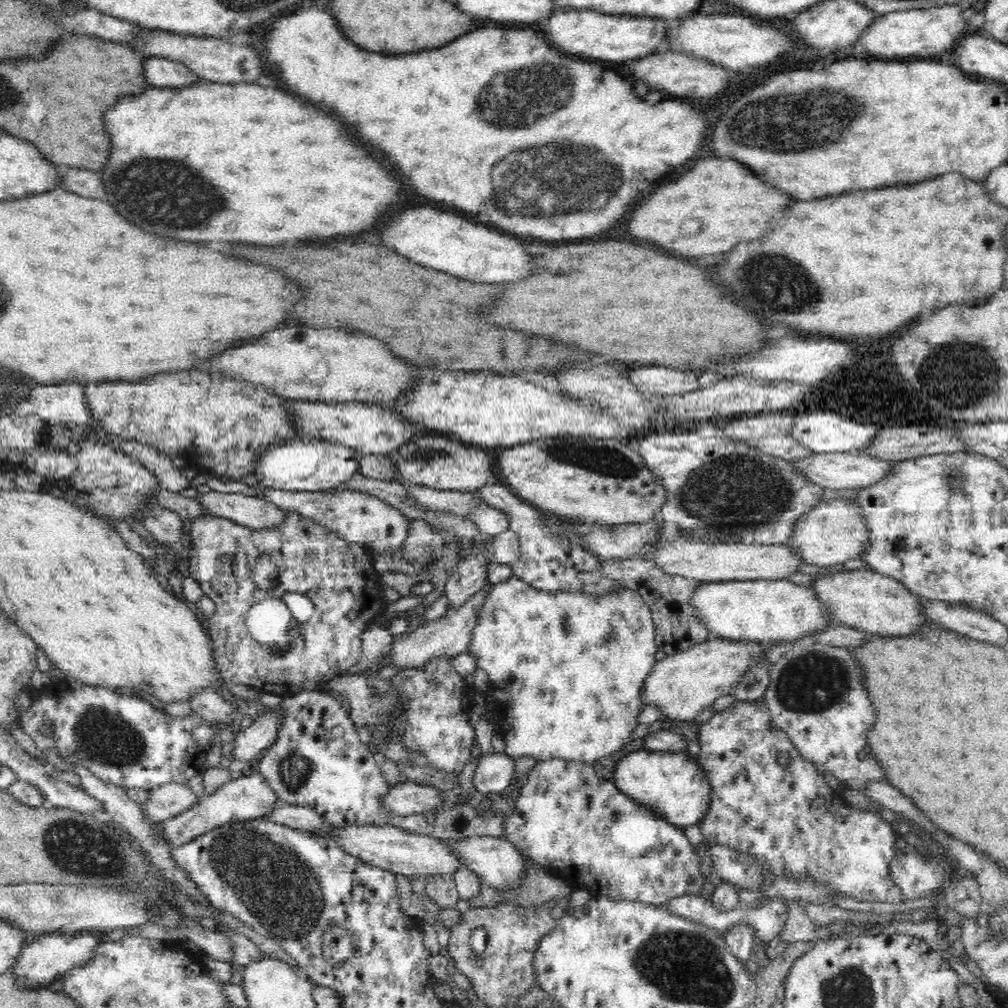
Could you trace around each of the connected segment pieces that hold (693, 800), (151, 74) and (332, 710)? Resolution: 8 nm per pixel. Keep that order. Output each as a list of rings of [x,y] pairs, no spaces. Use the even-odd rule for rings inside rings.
[[[641,749],[618,760],[610,779],[621,792],[678,827],[698,825],[710,812],[713,786],[700,761],[688,753]]]
[[[148,57],[144,65],[148,83],[158,88],[188,88],[203,79],[181,62],[164,57]]]
[[[324,689],[297,692],[289,698],[278,699],[278,703],[285,708],[285,724],[276,744],[263,752],[257,769],[266,778],[267,784],[274,788],[280,800],[294,806],[314,809],[322,818],[339,828],[348,828],[354,824],[392,824],[390,816],[394,814],[392,809],[384,805],[384,798],[390,795],[394,785],[386,780],[374,751],[357,731],[344,706]]]

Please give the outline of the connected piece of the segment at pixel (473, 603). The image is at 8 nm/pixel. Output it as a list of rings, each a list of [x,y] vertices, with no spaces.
[[[487,581],[463,605],[449,609],[442,618],[426,622],[418,626],[416,630],[409,633],[406,632],[402,636],[394,636],[396,637],[396,642],[392,646],[392,652],[386,656],[388,663],[390,665],[396,665],[398,668],[402,667],[402,669],[418,668],[426,664],[426,662],[430,662],[430,660],[440,658],[450,659],[461,652],[468,651],[470,642],[472,642],[472,630],[474,630],[474,626],[478,622],[480,608],[484,608],[484,602],[490,596],[492,586],[494,586],[494,583]]]

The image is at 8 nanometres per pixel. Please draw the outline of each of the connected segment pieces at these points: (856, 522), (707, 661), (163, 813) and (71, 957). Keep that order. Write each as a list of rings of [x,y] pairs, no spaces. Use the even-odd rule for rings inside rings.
[[[830,498],[798,520],[796,532],[786,544],[794,547],[806,564],[830,566],[848,560],[862,559],[862,554],[872,546],[870,525],[864,507],[852,498]]]
[[[722,637],[710,638],[702,644],[690,647],[684,652],[666,655],[652,668],[642,689],[644,704],[656,704],[663,716],[670,720],[692,721],[702,710],[724,696],[730,696],[742,678],[764,662],[766,647],[760,642],[732,641]]]
[[[170,782],[152,788],[146,802],[140,804],[152,821],[165,821],[200,804],[203,797],[187,784]]]
[[[89,932],[76,935],[50,933],[40,936],[38,941],[24,944],[11,968],[15,986],[20,990],[26,988],[26,991],[40,991],[41,988],[47,988],[65,972],[89,959],[93,948],[102,942],[99,935],[89,934]]]

